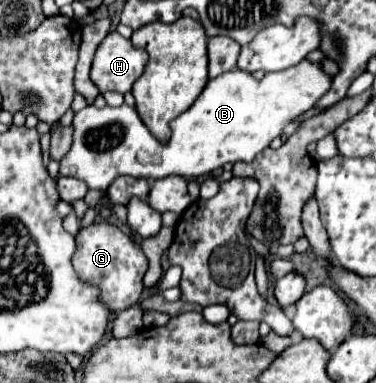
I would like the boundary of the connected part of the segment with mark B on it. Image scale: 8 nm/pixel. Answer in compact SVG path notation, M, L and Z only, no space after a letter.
M302 60L300 64L280 70L280 72L270 72L262 80L256 80L252 74L230 70L218 78L212 78L202 94L194 100L194 104L176 116L170 122L172 136L166 142L156 140L152 132L146 128L146 124L140 120L138 112L134 106L128 106L126 102L118 108L104 106L86 106L74 116L76 122L76 140L72 142L70 152L62 158L60 162L60 176L70 176L84 180L90 190L100 190L106 192L108 186L118 178L118 176L132 176L132 178L166 178L170 174L184 176L184 178L198 178L212 174L212 170L222 168L224 164L234 164L234 162L250 162L258 152L268 148L268 144L282 134L284 126L290 124L296 116L304 114L306 110L312 108L316 100L320 100L326 94L326 88L330 88L330 76L322 72L320 64L312 64L308 60Z

